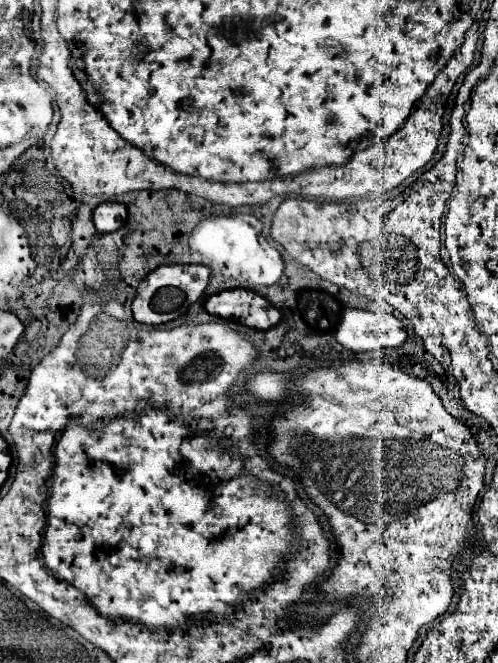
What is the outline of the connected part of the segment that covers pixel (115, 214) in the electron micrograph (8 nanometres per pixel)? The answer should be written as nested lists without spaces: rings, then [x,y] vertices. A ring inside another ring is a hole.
[[[103,202],[93,212],[93,224],[99,232],[115,232],[127,220],[127,206],[119,202]]]

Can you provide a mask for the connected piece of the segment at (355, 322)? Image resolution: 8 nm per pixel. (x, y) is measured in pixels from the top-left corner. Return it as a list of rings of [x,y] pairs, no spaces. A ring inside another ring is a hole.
[[[345,310],[335,334],[337,342],[353,352],[397,348],[407,340],[405,324],[393,314]]]

